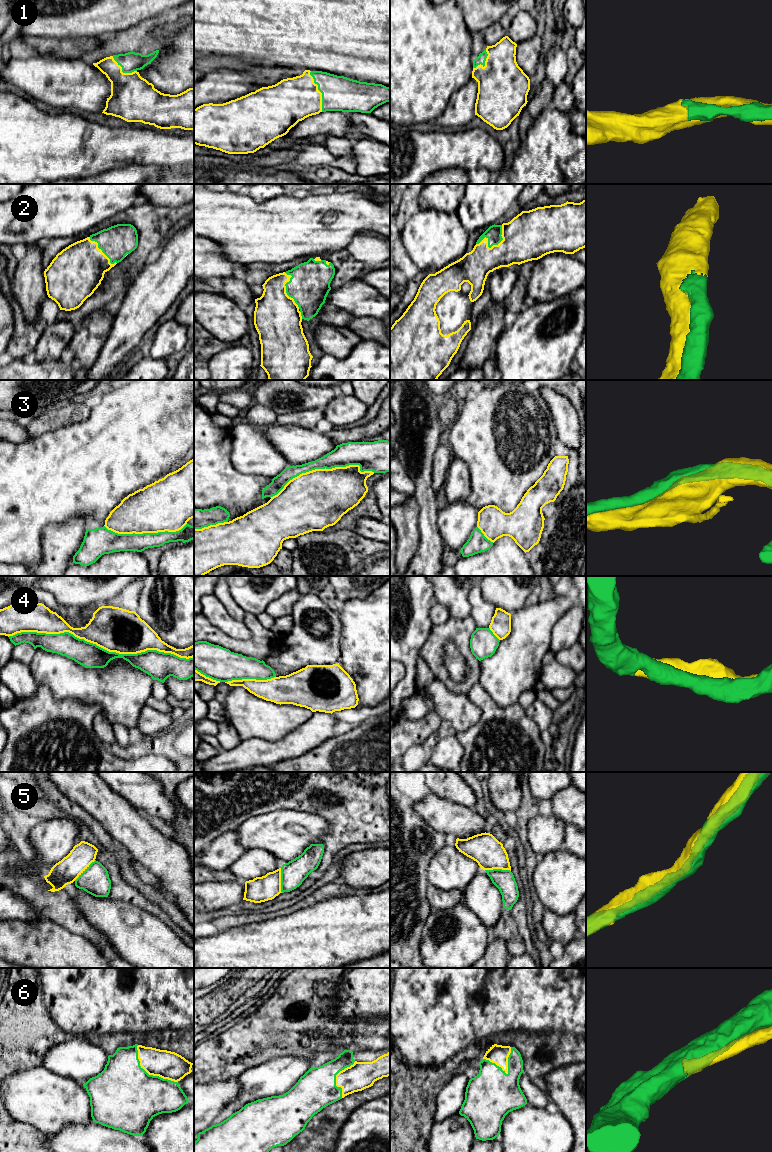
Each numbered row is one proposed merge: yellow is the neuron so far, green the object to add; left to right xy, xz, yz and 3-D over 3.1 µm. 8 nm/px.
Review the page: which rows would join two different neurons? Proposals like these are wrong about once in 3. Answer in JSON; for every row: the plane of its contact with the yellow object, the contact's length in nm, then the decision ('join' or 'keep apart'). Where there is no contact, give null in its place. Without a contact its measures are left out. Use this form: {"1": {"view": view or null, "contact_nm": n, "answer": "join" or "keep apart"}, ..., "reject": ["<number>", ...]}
{"1": {"view": "xz", "contact_nm": 340, "answer": "join"}, "2": {"view": "yz", "contact_nm": 260, "answer": "join"}, "3": {"view": "xz", "contact_nm": 850, "answer": "join"}, "4": {"view": "xy", "contact_nm": 1500, "answer": "join"}, "5": {"view": "xy", "contact_nm": 240, "answer": "keep apart"}, "6": {"view": "xy", "contact_nm": 440, "answer": "join"}, "reject": ["5"]}

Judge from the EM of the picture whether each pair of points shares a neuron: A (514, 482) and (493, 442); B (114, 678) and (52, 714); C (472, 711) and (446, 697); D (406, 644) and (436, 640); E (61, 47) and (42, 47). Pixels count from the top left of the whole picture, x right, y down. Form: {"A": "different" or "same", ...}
{"A": "same", "B": "different", "C": "same", "D": "different", "E": "same"}

